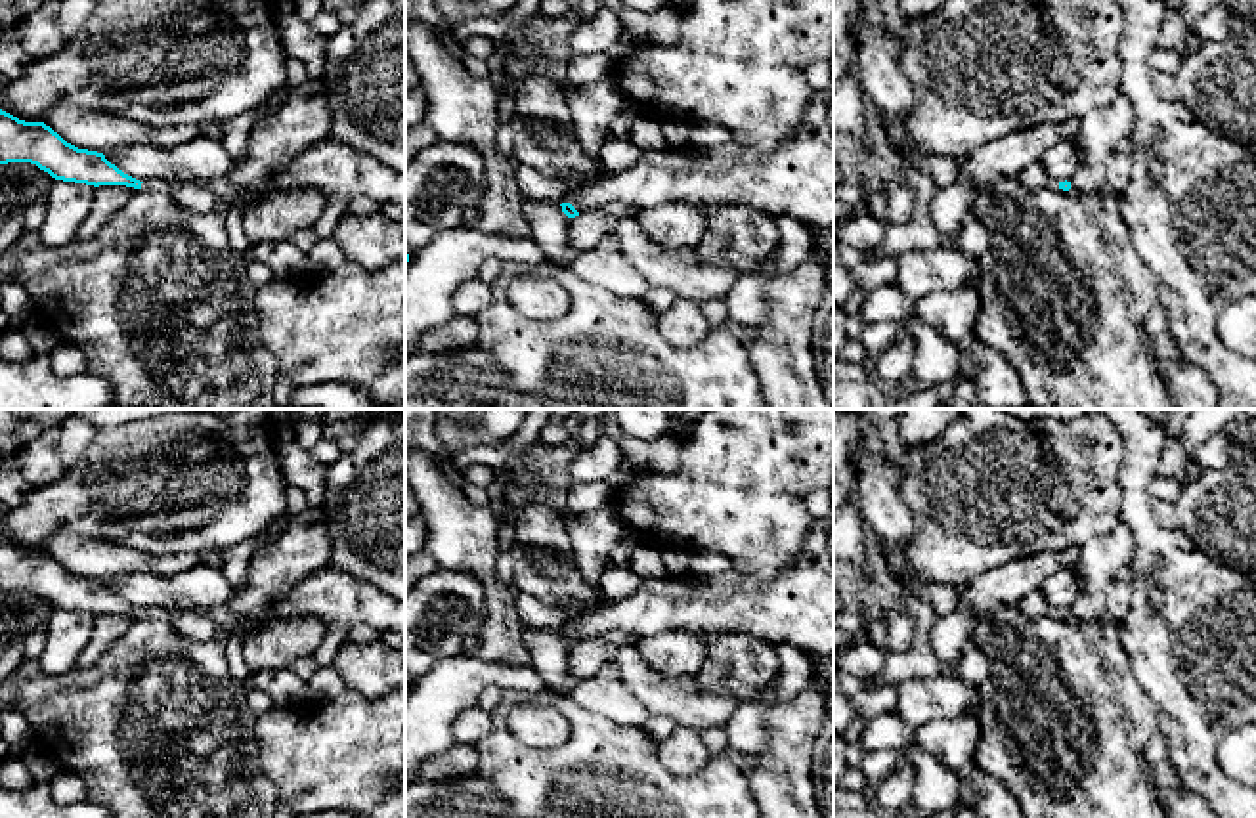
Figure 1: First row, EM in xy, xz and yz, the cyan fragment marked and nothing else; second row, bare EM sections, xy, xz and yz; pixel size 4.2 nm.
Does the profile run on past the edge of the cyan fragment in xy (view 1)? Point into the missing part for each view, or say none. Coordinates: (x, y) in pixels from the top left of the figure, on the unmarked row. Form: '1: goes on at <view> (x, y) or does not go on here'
1: goes on at xy (339, 601)

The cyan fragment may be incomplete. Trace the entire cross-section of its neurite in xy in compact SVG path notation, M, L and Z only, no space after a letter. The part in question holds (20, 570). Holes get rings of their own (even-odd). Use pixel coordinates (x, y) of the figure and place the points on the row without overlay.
M0 537L0 592L8 591L31 591L55 608L94 615L126 614L170 625L184 615L197 615L210 619L222 636L239 640L270 621L285 621L294 615L312 615L327 631L371 625L405 638L405 600L392 598L329 566L302 577L285 596L271 600L264 614L241 619L231 612L229 602L191 612L157 606L140 610L111 592L103 581L78 577L44 550L25 550Z

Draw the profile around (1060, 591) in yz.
M1061 568L1057 573L1050 575L1040 585L1038 591L1050 608L1071 610L1071 606L1074 604L1076 594L1078 594L1078 581L1071 570Z

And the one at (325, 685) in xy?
M319 667L308 680L306 680L306 700L308 701L333 701L346 690L346 682L340 678L336 669Z

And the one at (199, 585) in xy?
M195 564L172 577L155 573L111 575L105 587L124 602L145 610L149 606L172 610L201 610L227 604L235 589L220 570Z

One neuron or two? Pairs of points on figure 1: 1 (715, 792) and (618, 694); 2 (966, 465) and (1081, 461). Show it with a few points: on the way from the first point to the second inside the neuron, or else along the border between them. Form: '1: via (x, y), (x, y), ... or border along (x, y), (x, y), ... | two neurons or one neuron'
1: border along (635, 725), (641, 727) | two neurons
2: via (995, 467), (1052, 467) | one neuron

